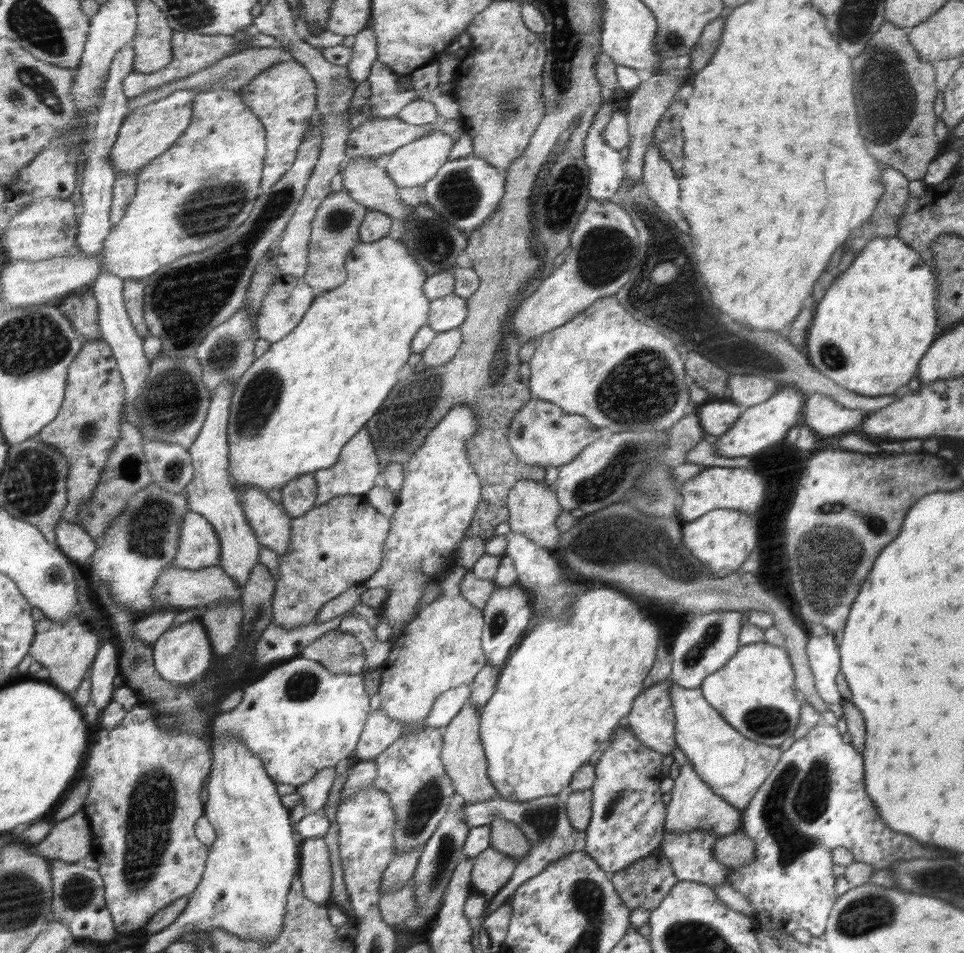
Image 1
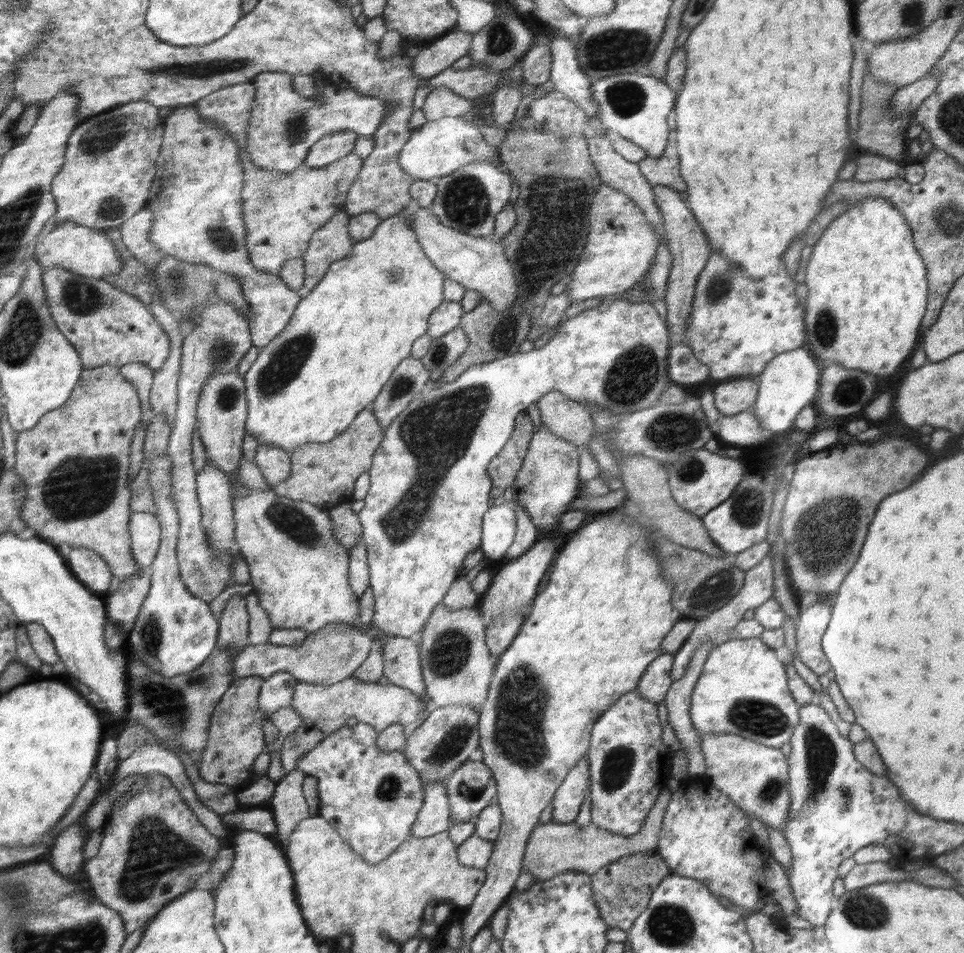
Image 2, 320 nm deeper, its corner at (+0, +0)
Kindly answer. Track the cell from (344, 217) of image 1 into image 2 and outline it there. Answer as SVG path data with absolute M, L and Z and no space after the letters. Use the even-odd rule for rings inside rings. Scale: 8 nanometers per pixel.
M339 210L312 235L307 252L302 256L305 281L299 289L300 294L305 297L310 293L334 262L347 257L355 243L350 235L350 215Z

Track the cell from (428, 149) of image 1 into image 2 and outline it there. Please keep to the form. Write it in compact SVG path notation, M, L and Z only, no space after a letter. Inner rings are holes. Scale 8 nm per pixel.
M446 117L426 122L417 128L416 133L412 133L412 137L403 146L399 162L400 166L414 178L440 179L473 162L490 163L497 155L497 147L489 145L484 140L479 127L462 117Z

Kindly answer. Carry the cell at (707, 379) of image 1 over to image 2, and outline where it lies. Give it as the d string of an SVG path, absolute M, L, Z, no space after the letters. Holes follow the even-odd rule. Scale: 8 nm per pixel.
M664 185L653 186L653 193L653 201L656 203L661 214L663 214L663 228L665 236L668 238L667 247L674 261L665 290L665 301L667 304L666 323L671 334L671 340L673 342L684 342L683 334L689 319L695 284L698 275L707 264L712 250L705 232L689 209L684 195Z

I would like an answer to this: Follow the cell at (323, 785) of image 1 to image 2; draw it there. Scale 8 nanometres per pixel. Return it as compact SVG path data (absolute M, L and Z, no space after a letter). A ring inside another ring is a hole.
M296 769L275 783L275 793L269 809L277 826L272 837L280 846L285 846L298 823L310 816L308 803L302 794L302 782L305 776L307 776L305 772Z

